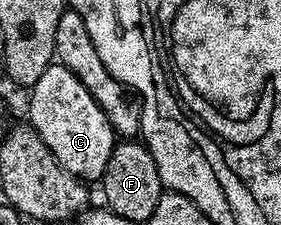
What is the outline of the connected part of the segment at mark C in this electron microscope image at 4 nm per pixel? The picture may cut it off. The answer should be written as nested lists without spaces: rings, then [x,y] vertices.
[[[53,64],[46,68],[46,72],[42,72],[42,76],[38,76],[36,83],[30,87],[30,94],[32,94],[32,99],[28,102],[29,119],[27,118],[27,121],[32,129],[38,132],[38,136],[42,136],[46,148],[50,148],[50,152],[54,152],[58,164],[62,164],[62,168],[66,168],[66,172],[70,172],[75,178],[81,179],[85,183],[99,183],[104,177],[106,164],[110,160],[110,152],[116,147],[118,138],[110,120],[106,120],[102,108],[98,108],[94,96],[90,96],[90,92],[86,92],[82,80],[78,80],[78,76],[74,76],[74,72],[70,72],[70,68]]]

